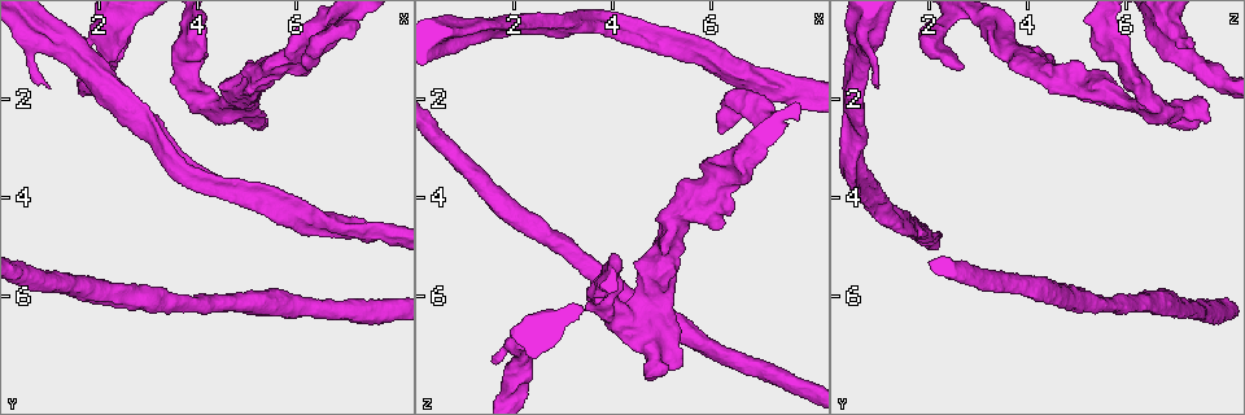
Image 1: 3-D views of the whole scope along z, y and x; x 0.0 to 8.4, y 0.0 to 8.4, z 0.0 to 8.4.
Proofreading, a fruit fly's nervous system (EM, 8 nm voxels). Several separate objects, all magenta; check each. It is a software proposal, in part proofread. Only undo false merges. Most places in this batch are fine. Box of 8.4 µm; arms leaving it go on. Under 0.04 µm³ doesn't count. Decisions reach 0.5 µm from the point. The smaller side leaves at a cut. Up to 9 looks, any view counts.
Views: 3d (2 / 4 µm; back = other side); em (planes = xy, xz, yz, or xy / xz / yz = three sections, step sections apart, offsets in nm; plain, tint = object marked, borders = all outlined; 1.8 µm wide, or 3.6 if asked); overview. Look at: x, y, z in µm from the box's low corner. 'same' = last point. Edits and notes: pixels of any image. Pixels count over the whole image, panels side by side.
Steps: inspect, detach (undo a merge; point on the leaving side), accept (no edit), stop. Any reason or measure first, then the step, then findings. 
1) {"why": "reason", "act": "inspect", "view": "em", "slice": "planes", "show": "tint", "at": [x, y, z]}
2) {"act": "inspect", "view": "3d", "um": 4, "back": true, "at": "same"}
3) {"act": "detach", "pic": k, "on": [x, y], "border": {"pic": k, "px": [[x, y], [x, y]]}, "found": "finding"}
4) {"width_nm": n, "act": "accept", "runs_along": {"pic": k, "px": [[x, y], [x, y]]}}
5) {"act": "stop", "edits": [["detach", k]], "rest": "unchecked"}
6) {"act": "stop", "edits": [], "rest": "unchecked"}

{"why": "sharp bend", "act": "inspect", "view": "em", "um": 3.6, "slice": "planes", "show": "borders", "at": [4.15, 2.05, 6.40]}

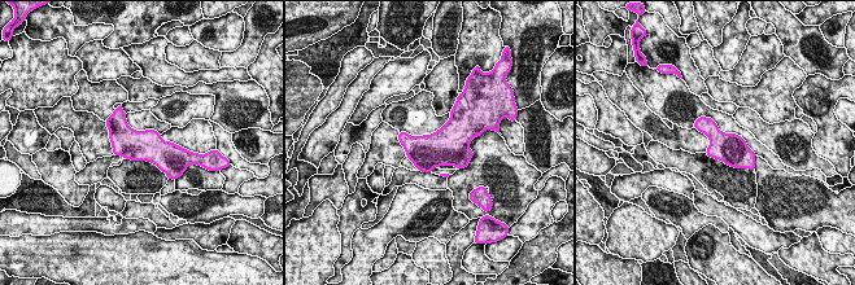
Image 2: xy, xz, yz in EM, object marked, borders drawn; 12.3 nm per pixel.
{"act": "accept", "found": "all the same cell"}

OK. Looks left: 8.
{"why": "branch point", "act": "inspect", "view": "em", "slice": "planes", "show": "tint", "at": [5.70, 1.25, 4.10]}

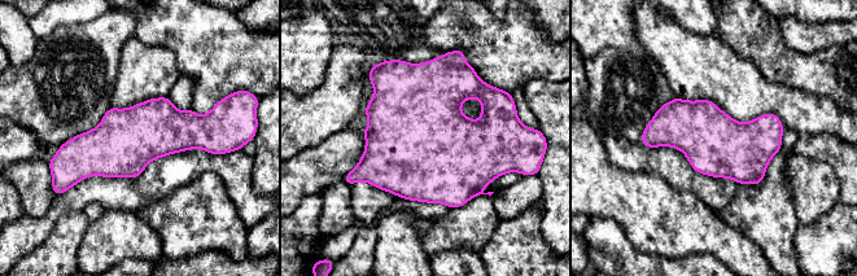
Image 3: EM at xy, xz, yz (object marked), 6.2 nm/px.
{"act": "accept", "found": "all the same cell"}

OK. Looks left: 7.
{"why": "three arms meet", "act": "inspect", "view": "3d", "um": 2, "at": [0.65, 0.75, 0.70]}

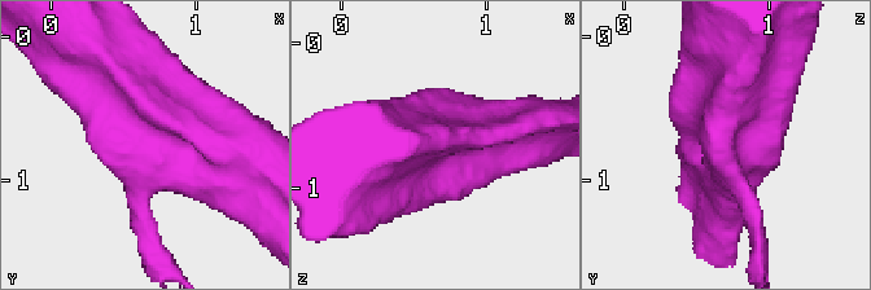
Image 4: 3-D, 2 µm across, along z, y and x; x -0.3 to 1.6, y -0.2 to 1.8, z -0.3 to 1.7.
{"act": "inspect", "view": "em", "slice": "planes", "show": "tint", "at": [0.66, 0.68, 0.68]}

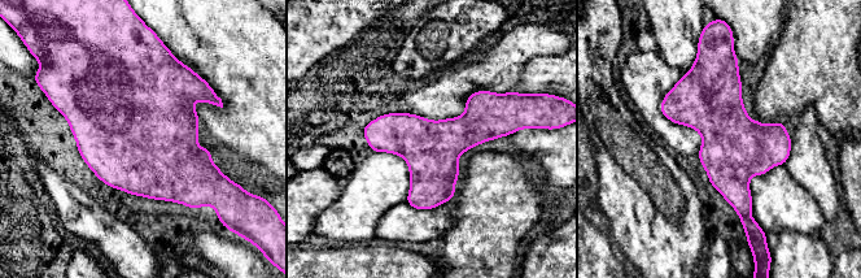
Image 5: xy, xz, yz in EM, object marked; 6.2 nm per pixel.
{"act": "accept", "runs_along": {"pic": 5, "px": [[508, 126], [366, 130]]}, "found": "continuous, no second cell"}

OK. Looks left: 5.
{"act": "inspect", "view": "em", "um": 3.6, "slice": "planes", "show": "tint", "at": [2.20, 0.55, 6.85]}

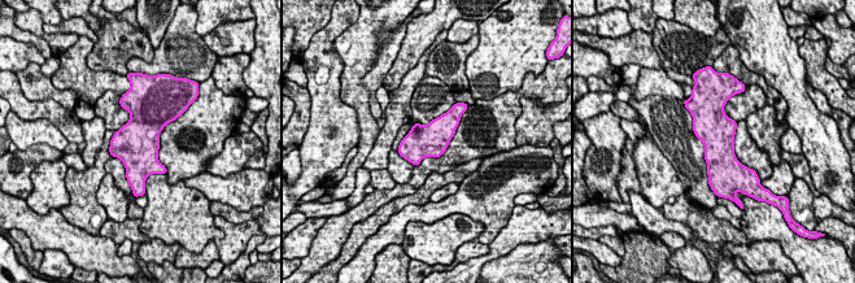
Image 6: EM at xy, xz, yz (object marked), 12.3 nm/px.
{"act": "accept", "found": "continuous, no second cell"}

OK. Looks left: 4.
{"act": "stop", "edits": [], "rest": "unchecked"}

